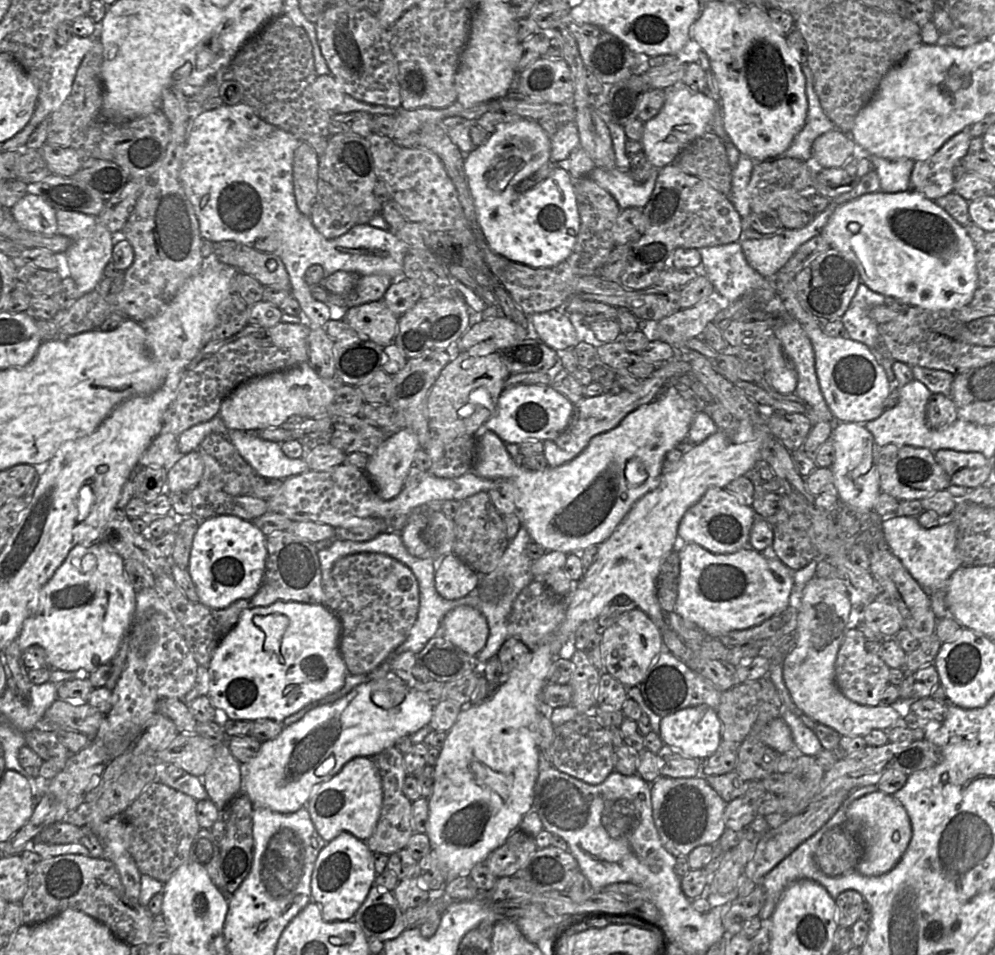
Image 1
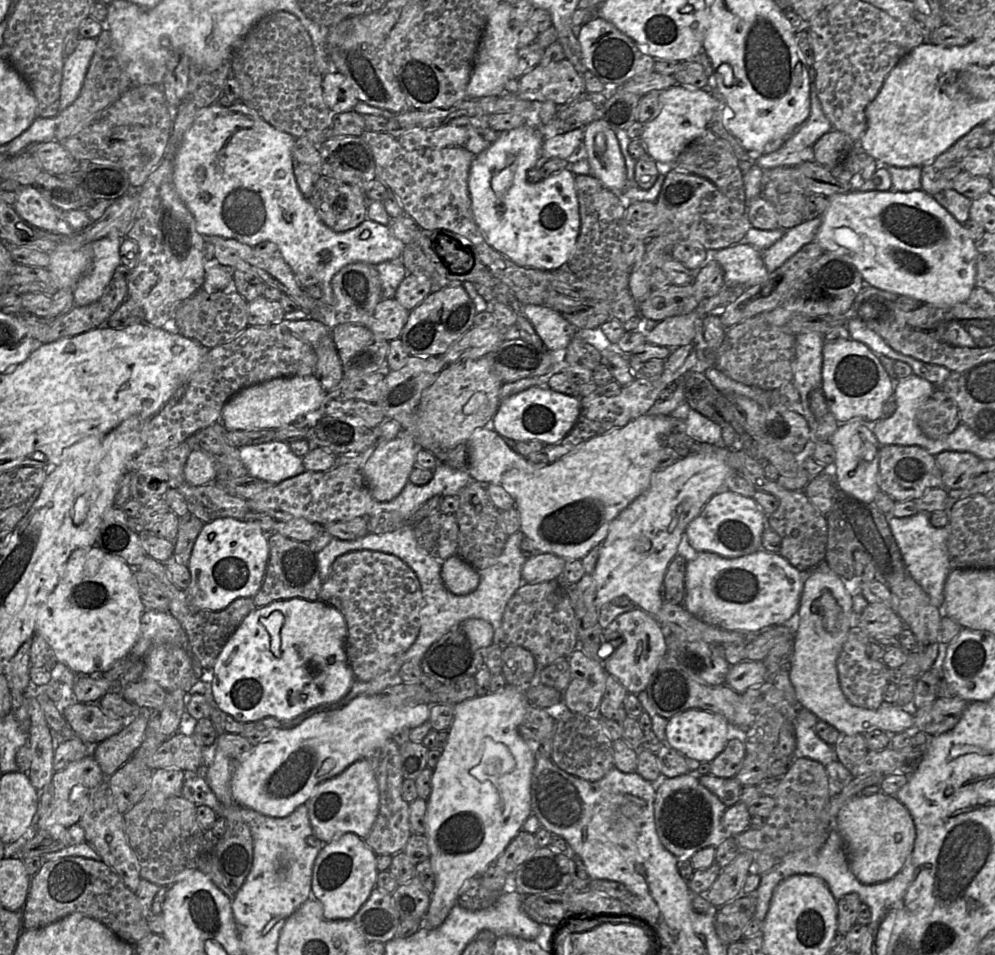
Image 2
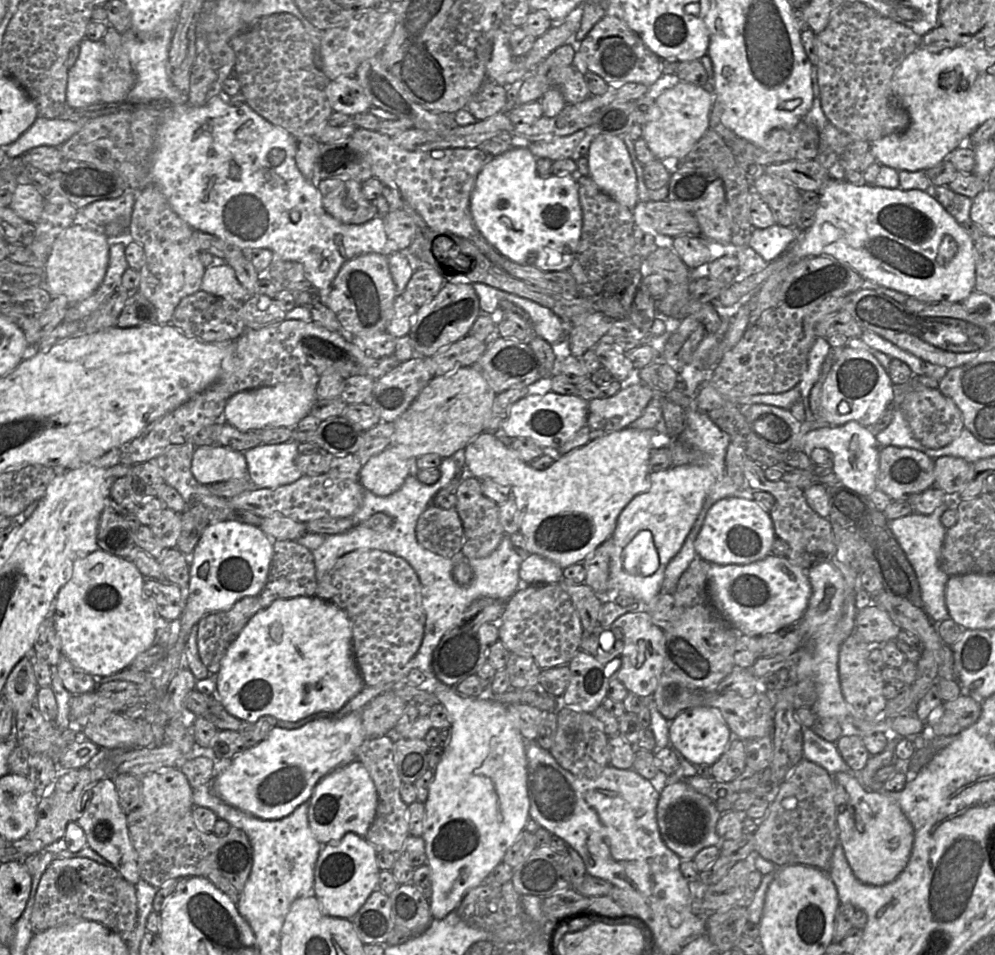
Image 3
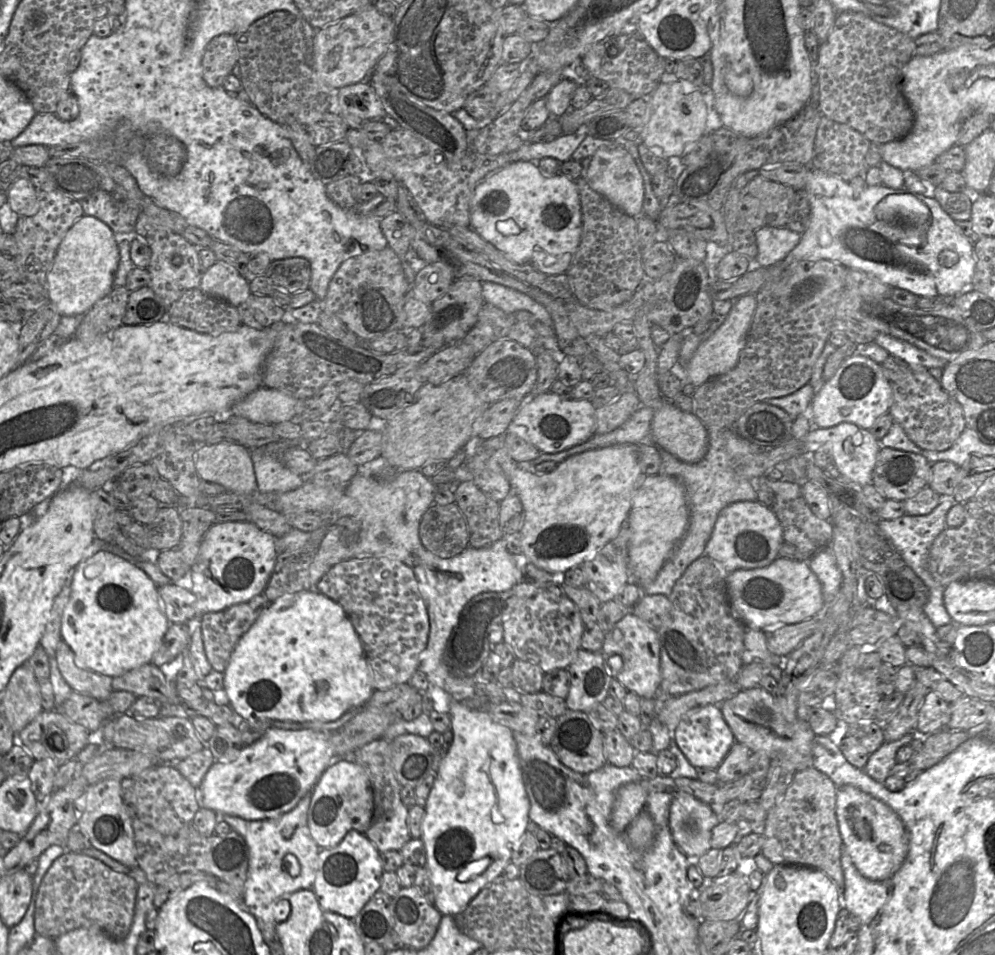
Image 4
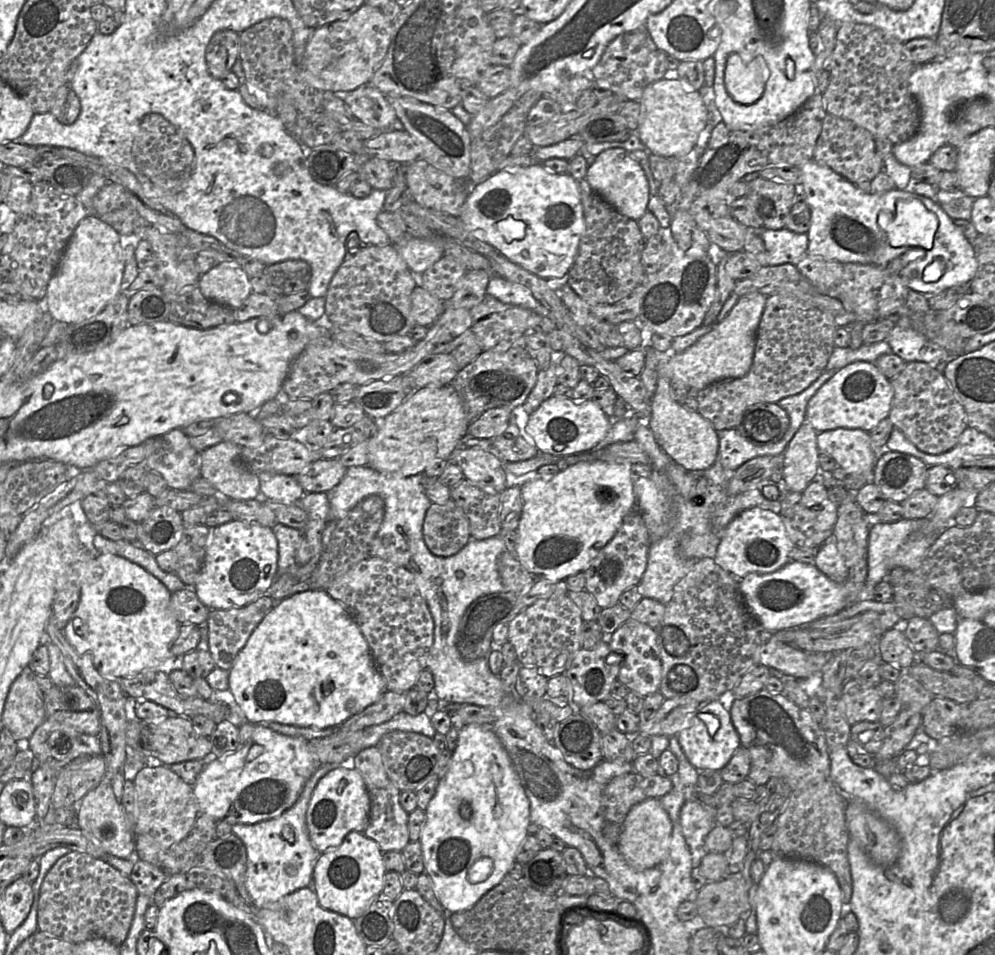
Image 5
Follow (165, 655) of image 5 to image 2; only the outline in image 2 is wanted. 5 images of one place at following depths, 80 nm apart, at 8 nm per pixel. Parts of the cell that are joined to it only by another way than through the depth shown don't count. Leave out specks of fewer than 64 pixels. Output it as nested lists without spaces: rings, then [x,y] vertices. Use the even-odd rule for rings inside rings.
[[[96,546],[79,548],[70,555],[63,576],[40,608],[35,634],[41,635],[52,648],[58,662],[74,673],[100,677],[116,661],[128,656],[140,637],[141,618],[146,609],[131,566]]]

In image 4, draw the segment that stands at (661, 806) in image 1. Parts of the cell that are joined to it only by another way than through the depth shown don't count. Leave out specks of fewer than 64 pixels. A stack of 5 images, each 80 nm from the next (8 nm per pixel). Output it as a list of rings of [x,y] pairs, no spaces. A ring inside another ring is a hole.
[[[681,790],[673,794],[669,826],[675,844],[688,858],[698,859],[711,849],[712,830],[719,821],[700,799]]]

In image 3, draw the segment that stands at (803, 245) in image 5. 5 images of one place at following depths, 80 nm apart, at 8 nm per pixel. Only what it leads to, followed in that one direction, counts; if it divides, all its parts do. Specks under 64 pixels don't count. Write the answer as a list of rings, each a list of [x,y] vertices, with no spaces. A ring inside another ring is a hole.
[[[774,224],[764,229],[754,229],[749,246],[767,263],[780,257],[800,237],[794,227],[784,227]]]

